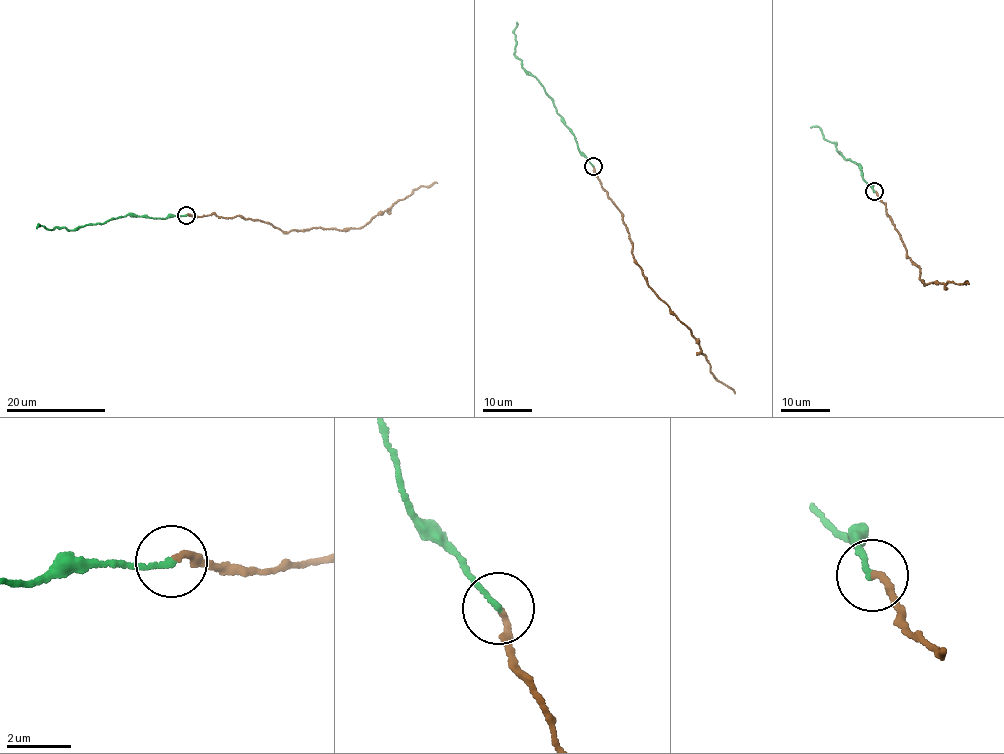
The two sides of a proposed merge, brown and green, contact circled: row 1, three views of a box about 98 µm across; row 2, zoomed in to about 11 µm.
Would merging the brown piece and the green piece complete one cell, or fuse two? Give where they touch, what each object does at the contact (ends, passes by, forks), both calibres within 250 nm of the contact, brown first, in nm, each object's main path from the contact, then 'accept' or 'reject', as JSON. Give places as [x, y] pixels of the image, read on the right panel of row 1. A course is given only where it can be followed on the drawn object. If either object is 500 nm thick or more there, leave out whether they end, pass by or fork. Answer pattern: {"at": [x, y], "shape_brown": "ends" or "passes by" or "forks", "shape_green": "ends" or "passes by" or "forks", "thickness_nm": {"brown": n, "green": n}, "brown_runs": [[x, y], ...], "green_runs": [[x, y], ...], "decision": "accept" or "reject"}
{"at": [874, 191], "shape_brown": "ends", "shape_green": "ends", "thickness_nm": {"brown": 190, "green": 170}, "brown_runs": [[875, 192], [900, 233], [908, 258], [919, 267], [924, 286], [935, 282], [969, 284]], "green_runs": [[875, 192], [863, 181], [858, 164], [845, 159], [837, 151], [836, 142], [824, 139], [821, 128], [810, 127]], "decision": "accept"}

